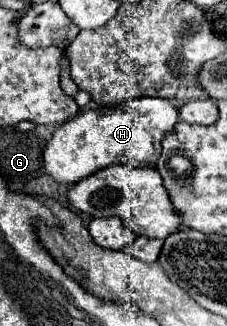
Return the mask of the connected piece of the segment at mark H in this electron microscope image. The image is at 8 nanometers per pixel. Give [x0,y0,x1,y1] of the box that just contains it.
[42,97,178,185]

